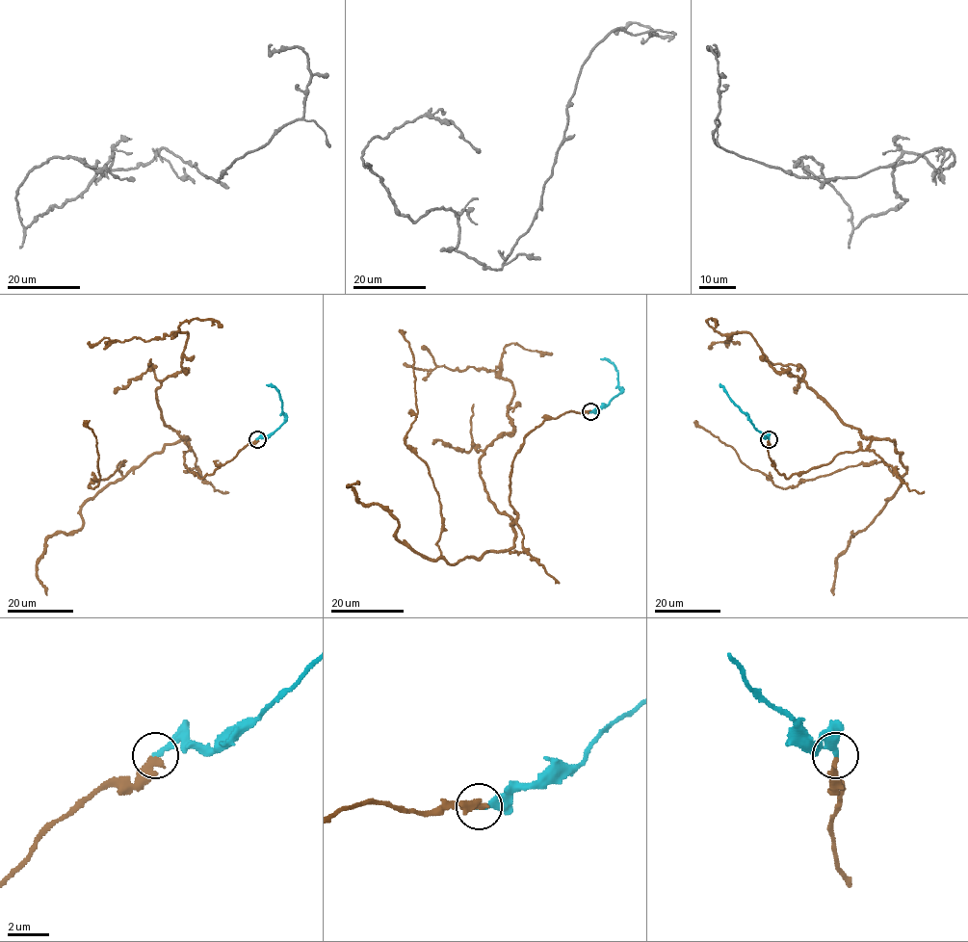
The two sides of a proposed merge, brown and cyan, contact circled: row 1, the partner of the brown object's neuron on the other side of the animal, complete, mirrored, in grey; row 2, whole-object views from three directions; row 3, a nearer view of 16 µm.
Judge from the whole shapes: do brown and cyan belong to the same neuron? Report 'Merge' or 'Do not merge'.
Merge

